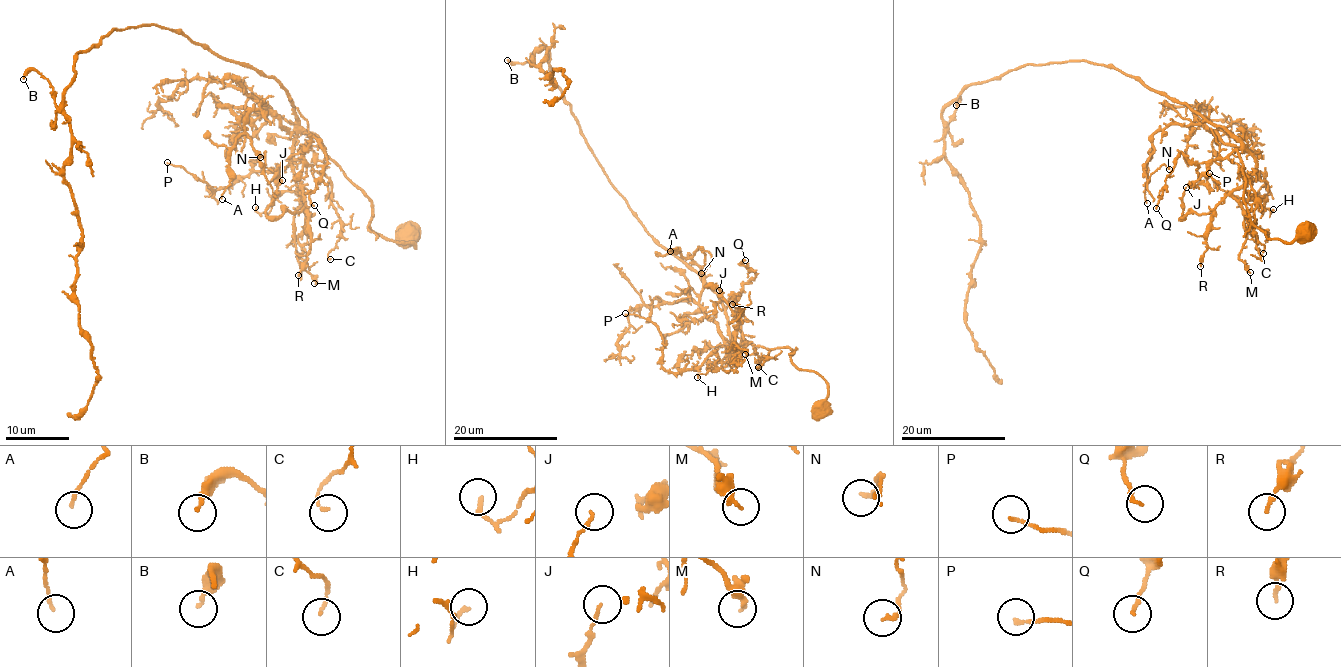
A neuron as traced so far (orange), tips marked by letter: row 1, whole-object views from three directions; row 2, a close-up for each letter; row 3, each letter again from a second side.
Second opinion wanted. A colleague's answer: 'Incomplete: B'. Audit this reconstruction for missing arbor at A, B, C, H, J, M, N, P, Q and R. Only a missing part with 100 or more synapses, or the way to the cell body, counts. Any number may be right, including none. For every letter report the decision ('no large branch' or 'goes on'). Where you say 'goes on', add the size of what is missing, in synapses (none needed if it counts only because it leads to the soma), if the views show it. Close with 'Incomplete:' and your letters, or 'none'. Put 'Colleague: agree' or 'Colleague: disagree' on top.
Colleague: disagree
A: no large branch
B: no large branch
C: no large branch
H: no large branch
J: no large branch
M: no large branch
N: no large branch
P: no large branch
Q: no large branch
R: no large branch
Incomplete: none

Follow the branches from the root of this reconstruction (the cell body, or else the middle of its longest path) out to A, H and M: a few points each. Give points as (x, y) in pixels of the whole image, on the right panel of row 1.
A: (1307, 230), (1290, 242), (1268, 239), (1243, 202), (1242, 147), (1202, 124), (1169, 124), (1153, 135), (1147, 203)
H: (1307, 230), (1283, 242), (1251, 221), (1237, 149), (1255, 162), (1243, 187), (1273, 209)
M: (1307, 230), (1283, 242), (1251, 221), (1237, 149), (1255, 162), (1232, 192), (1245, 213), (1239, 258), (1250, 272)

